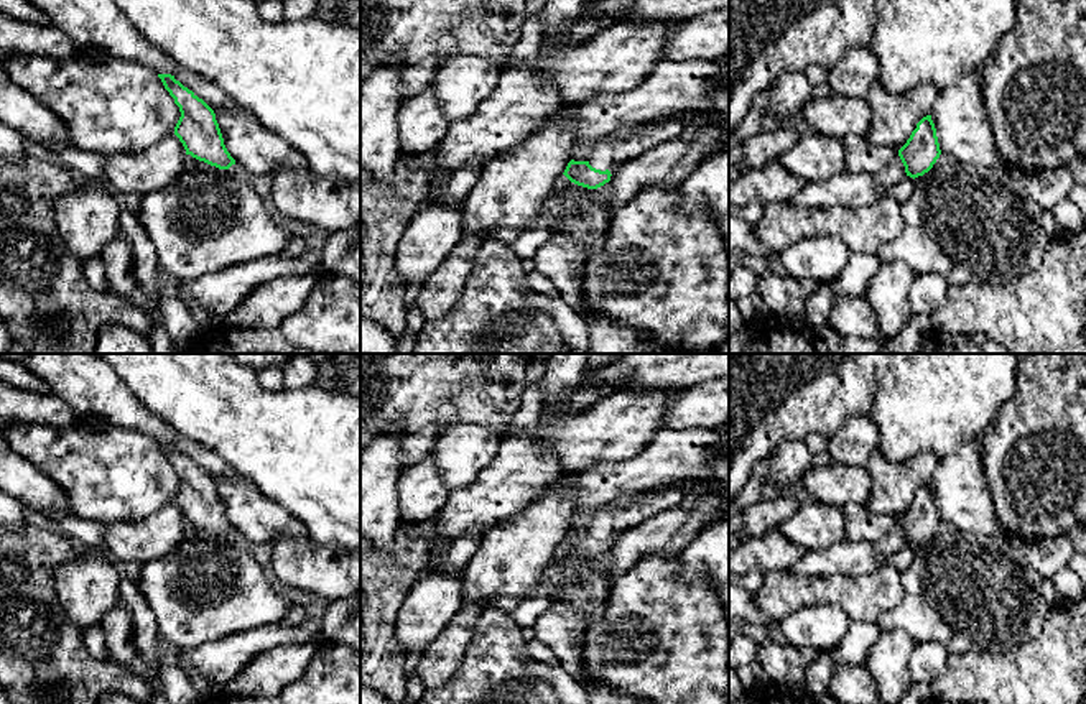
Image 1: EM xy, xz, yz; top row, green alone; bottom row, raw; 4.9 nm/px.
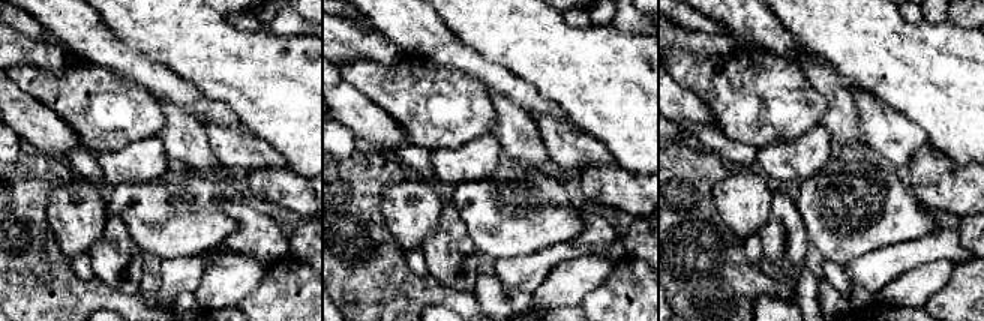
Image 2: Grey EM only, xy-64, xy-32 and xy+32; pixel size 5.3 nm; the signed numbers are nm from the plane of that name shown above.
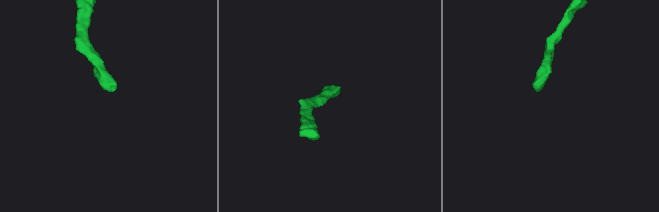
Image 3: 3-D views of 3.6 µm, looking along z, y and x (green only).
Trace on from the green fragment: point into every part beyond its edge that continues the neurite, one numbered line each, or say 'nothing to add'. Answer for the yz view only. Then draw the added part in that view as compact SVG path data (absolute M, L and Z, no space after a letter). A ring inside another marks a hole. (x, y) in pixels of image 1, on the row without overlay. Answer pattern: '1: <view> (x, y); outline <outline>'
1: yz (887, 548); outline M895 525L889 535L877 543L877 554L885 559L887 566L895 564L895 556L907 544L900 525Z

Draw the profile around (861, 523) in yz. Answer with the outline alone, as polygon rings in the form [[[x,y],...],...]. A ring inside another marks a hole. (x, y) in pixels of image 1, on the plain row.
[[[847,503],[841,508],[846,518],[847,541],[870,541],[877,544],[898,525],[898,518],[877,515],[867,505]]]

